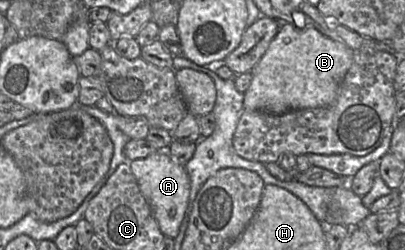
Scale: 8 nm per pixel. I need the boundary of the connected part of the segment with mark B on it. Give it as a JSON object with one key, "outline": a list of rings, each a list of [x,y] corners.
{"outline":[[[280,23],[278,33],[251,71],[253,78],[244,94],[244,109],[280,115],[293,110],[329,106],[336,100],[339,85],[353,61],[354,50],[325,36],[316,28],[298,29],[290,23]]]}

